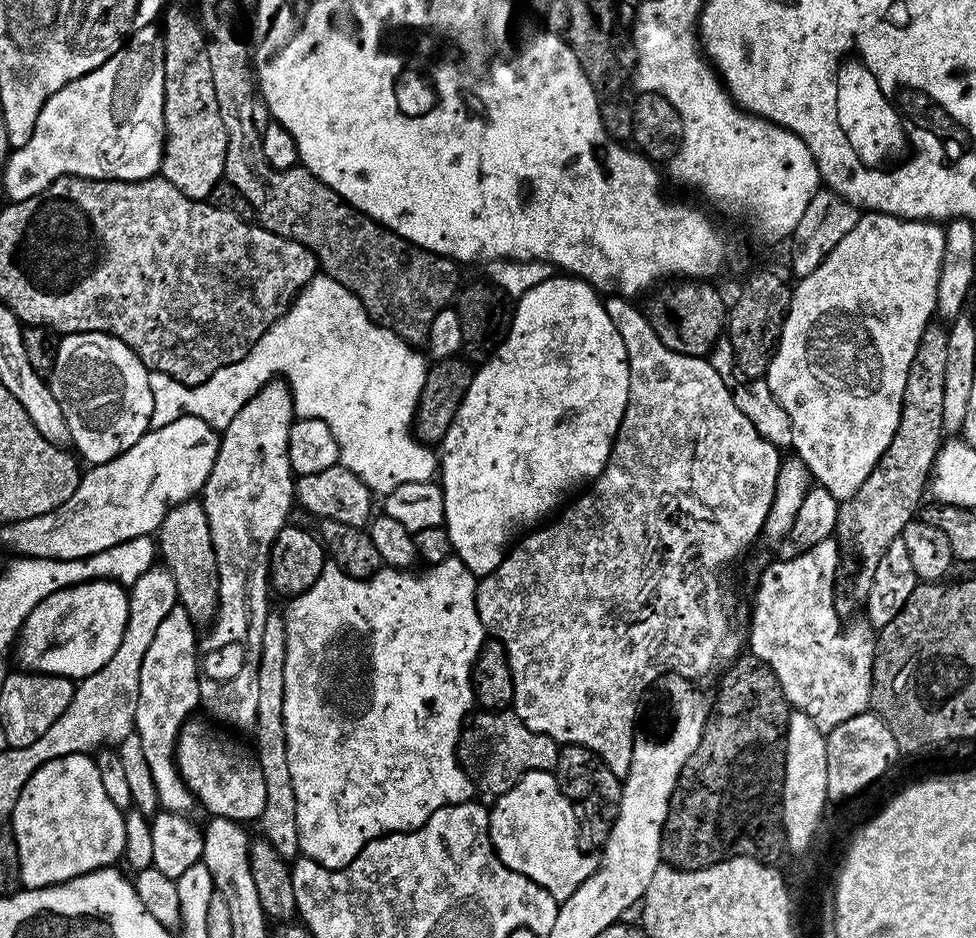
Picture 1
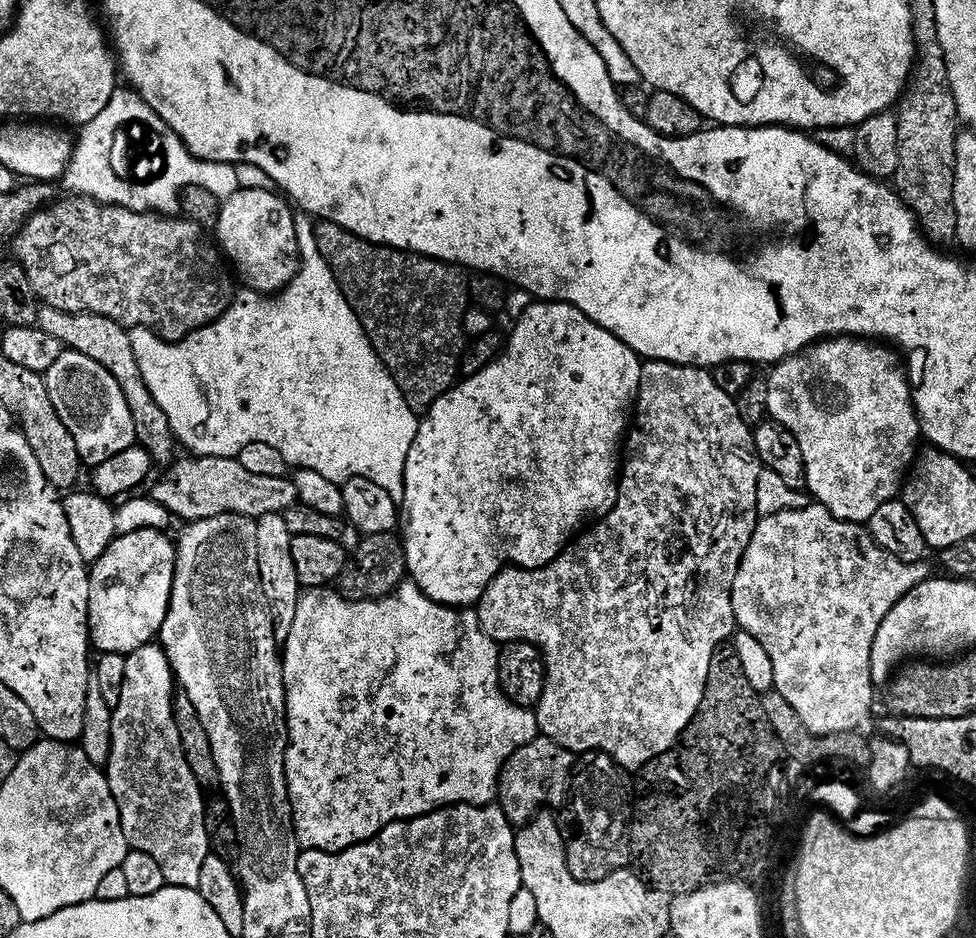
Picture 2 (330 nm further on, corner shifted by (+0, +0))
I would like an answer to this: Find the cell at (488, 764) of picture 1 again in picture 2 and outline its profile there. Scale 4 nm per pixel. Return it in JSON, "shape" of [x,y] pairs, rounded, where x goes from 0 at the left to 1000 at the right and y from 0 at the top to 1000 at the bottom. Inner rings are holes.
{"shape":[[[550,787],[532,797],[516,813],[510,837],[510,859],[526,883],[532,885],[554,869],[565,857],[583,852],[584,833],[588,826],[588,803],[572,795],[572,791]]]}

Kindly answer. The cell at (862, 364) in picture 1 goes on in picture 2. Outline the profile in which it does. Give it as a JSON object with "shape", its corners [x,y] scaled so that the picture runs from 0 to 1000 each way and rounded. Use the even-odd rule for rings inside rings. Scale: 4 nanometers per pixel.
{"shape":[[[849,360],[832,368],[831,371],[825,371],[817,380],[809,380],[806,384],[799,385],[790,393],[791,401],[786,402],[787,419],[789,420],[787,442],[794,451],[809,458],[809,463],[814,463],[814,467],[818,467],[818,475],[822,475],[827,523],[834,530],[835,536],[850,544],[850,548],[855,548],[860,554],[866,554],[872,559],[888,560],[889,554],[895,552],[895,548],[900,548],[900,539],[919,532],[920,526],[927,515],[928,504],[933,500],[941,485],[939,472],[944,472],[945,469],[943,446],[939,442],[939,433],[934,429],[936,414],[933,408],[930,410],[930,405],[926,402],[926,397],[922,393],[917,378],[919,380],[919,376],[913,370],[902,365],[890,365],[885,360]]]}

